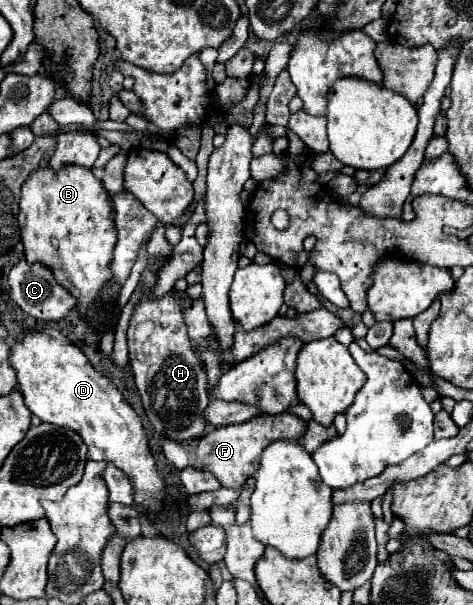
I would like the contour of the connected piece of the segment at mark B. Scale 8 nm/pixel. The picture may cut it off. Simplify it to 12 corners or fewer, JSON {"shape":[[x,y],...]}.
{"shape":[[91,168],[33,170],[27,262],[93,314],[111,278],[113,202]]}

